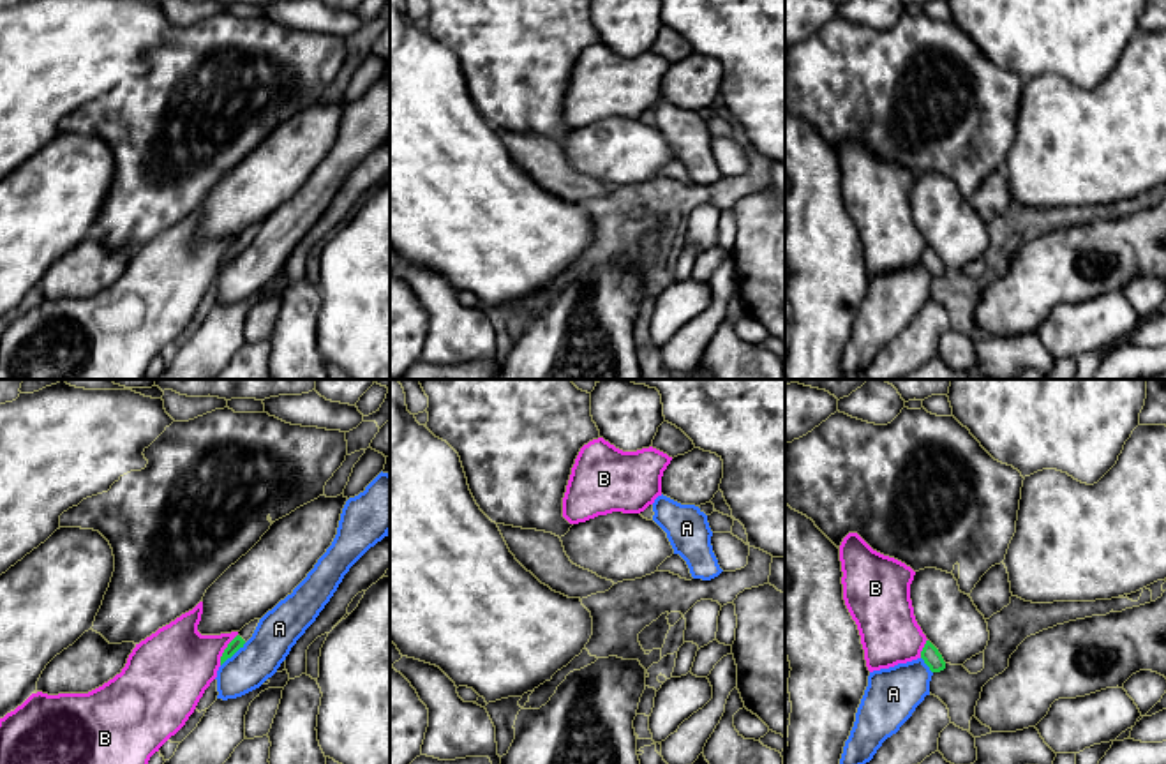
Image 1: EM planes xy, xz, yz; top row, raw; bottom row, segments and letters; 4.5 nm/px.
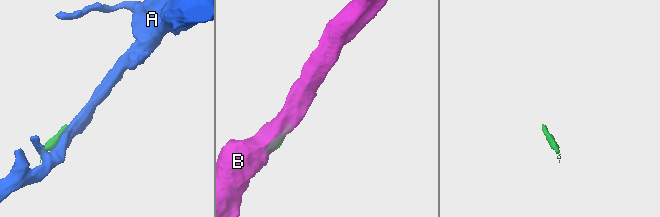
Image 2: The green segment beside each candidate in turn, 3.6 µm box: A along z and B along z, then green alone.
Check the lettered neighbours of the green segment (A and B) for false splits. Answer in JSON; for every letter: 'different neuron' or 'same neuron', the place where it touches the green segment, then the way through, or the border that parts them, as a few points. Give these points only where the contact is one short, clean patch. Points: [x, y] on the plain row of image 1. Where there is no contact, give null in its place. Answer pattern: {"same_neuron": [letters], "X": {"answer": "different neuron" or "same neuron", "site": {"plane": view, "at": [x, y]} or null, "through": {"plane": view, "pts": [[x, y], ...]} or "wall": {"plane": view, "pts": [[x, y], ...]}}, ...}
{"same_neuron": [], "A": {"answer": "different neuron", "site": {"plane": "xy", "at": [233, 258]}, "wall": {"plane": "xy", "pts": [[246, 247], [221, 270]]}}, "B": {"answer": "different neuron", "site": {"plane": "xy", "at": [224, 254]}}}

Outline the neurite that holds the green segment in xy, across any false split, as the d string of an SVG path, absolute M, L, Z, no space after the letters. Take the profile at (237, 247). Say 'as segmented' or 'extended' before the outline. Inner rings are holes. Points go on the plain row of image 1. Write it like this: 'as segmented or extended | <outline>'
extended | M259 224L250 226L249 229L245 229L238 240L228 249L228 252L224 254L222 261L220 261L220 270L231 263L240 252L243 252L243 249L252 242L256 231L258 231Z

